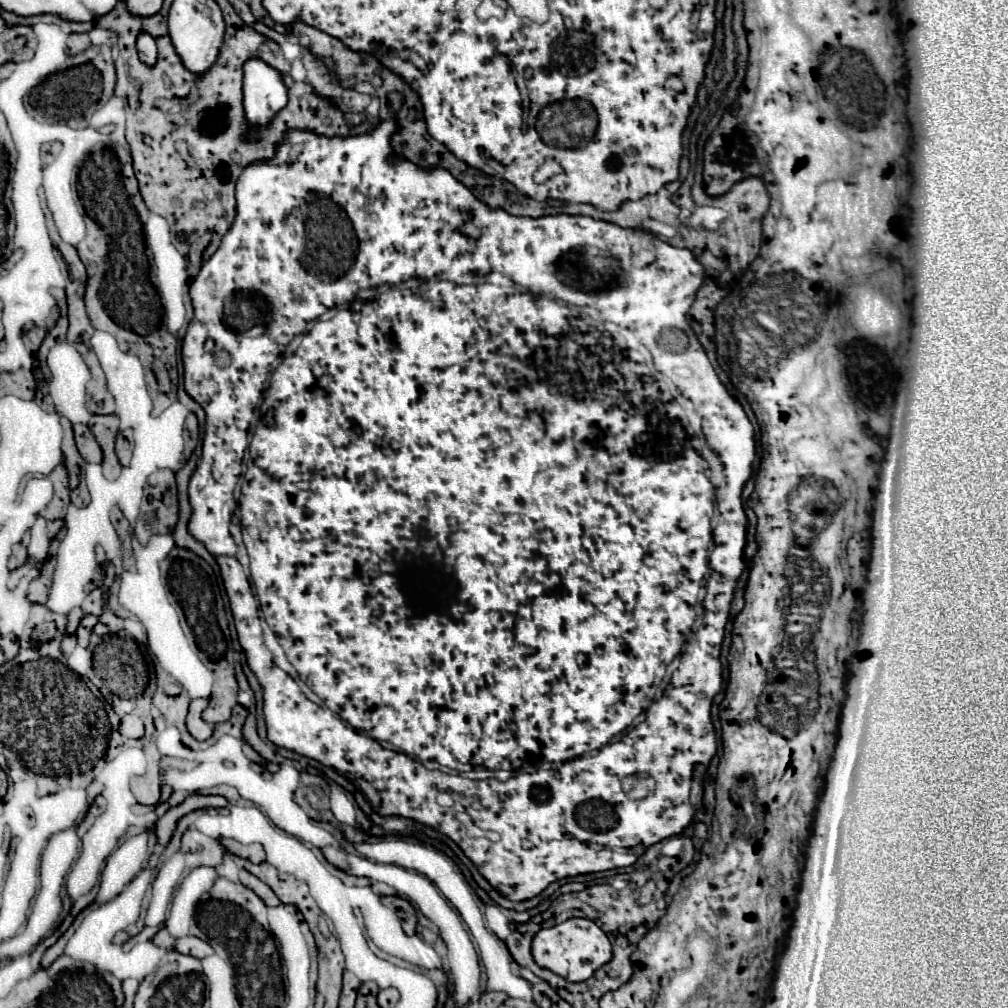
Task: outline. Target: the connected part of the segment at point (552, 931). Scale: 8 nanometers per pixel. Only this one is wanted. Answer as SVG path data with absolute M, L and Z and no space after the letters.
M568 918L562 924L540 930L534 936L532 956L540 968L562 976L568 982L582 982L612 958L612 946L608 936L596 922L588 918Z

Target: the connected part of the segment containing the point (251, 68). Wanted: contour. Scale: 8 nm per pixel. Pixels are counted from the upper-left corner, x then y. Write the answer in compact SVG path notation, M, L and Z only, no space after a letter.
M248 60L244 64L244 114L246 114L246 124L248 132L256 132L260 128L266 128L272 124L276 114L286 106L288 96L286 96L286 86L282 84L282 76L270 68L268 64L260 60Z

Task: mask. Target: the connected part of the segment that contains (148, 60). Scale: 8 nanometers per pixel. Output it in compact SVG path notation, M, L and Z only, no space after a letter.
M140 34L140 38L138 38L138 44L136 44L136 46L138 46L140 60L142 60L146 66L154 66L154 64L156 64L156 56L158 56L154 38L152 38L152 36L148 36L148 34Z

